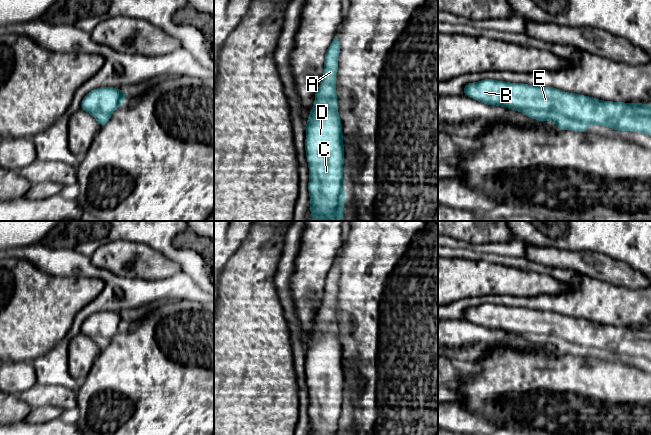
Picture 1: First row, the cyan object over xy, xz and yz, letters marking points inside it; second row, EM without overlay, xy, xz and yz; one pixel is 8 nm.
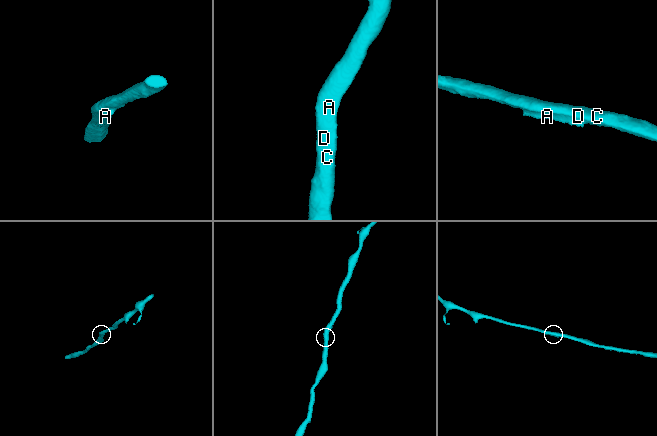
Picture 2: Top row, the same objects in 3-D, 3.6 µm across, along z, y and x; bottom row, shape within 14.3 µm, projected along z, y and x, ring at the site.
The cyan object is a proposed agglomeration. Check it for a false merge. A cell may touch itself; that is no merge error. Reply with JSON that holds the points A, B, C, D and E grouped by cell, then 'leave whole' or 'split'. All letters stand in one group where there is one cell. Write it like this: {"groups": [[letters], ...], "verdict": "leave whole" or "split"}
{"groups": [["A", "B", "C", "D", "E"]], "verdict": "leave whole"}

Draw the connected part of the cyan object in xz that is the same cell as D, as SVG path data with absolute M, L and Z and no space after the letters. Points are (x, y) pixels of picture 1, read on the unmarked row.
M335 260L325 278L322 306L315 316L315 328L306 348L310 435L343 435L344 431L344 370L336 318L339 278Z

